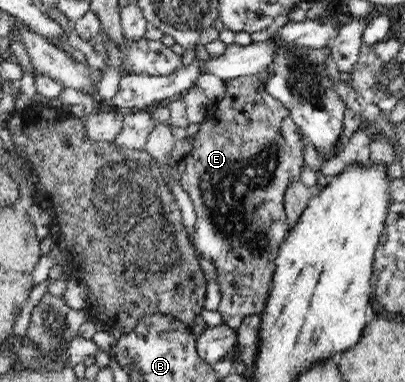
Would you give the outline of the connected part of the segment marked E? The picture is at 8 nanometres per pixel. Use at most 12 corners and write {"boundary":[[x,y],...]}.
{"boundary":[[224,80],[180,183],[222,324],[261,313],[288,235],[303,135]]}

